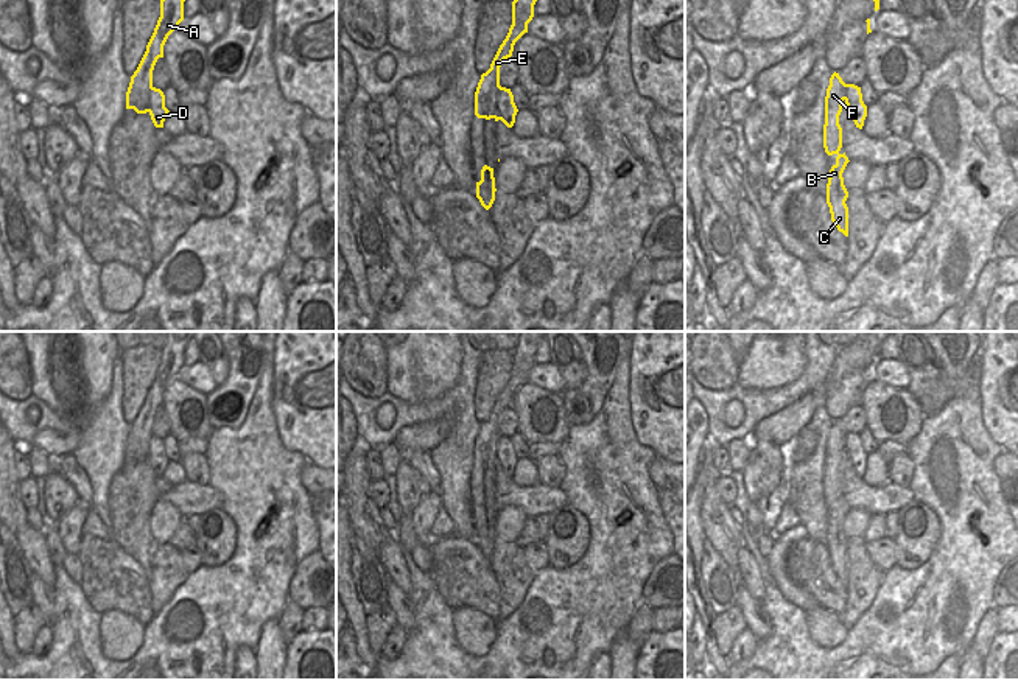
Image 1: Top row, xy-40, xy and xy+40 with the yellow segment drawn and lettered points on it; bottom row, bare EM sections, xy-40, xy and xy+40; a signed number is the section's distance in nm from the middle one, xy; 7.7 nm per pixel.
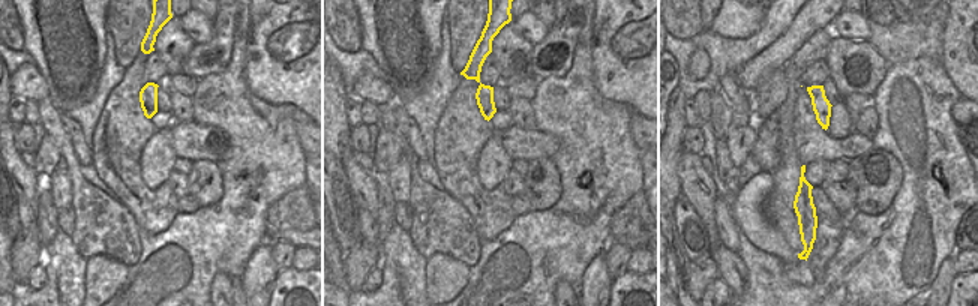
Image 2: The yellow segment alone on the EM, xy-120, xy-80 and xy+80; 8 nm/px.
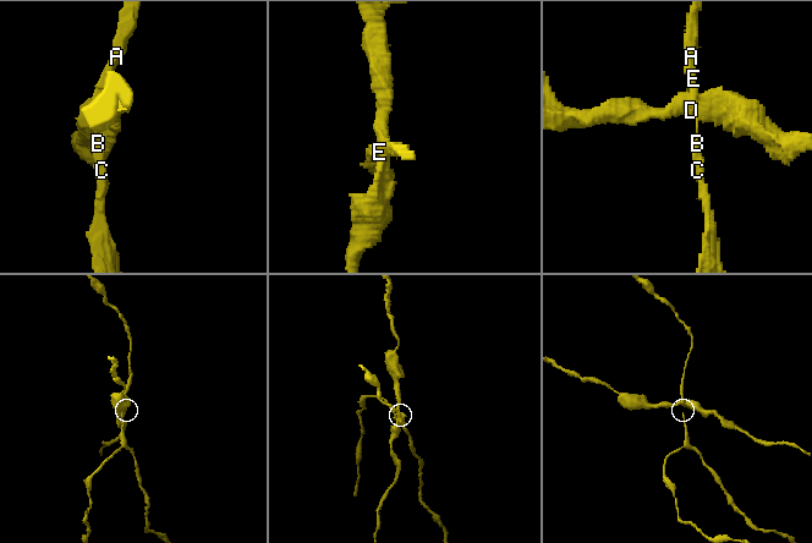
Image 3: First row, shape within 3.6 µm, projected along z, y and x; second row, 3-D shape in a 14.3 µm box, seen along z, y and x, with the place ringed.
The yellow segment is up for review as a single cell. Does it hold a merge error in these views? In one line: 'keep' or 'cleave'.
cleave

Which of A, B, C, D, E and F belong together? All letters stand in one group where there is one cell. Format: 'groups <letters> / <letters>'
groups A B C E F / D

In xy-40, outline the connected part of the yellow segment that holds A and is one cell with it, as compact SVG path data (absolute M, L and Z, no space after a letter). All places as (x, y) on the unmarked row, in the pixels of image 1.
M167 331L165 345L160 349L160 366L137 419L131 425L126 440L126 457L134 457L137 462L148 461L154 414L159 406L163 406L163 394L168 384L184 369L184 350L193 338L195 331Z

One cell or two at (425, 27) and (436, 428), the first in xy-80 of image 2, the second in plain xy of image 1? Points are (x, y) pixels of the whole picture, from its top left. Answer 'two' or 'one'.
two

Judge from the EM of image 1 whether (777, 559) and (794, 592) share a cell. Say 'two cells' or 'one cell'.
one cell

